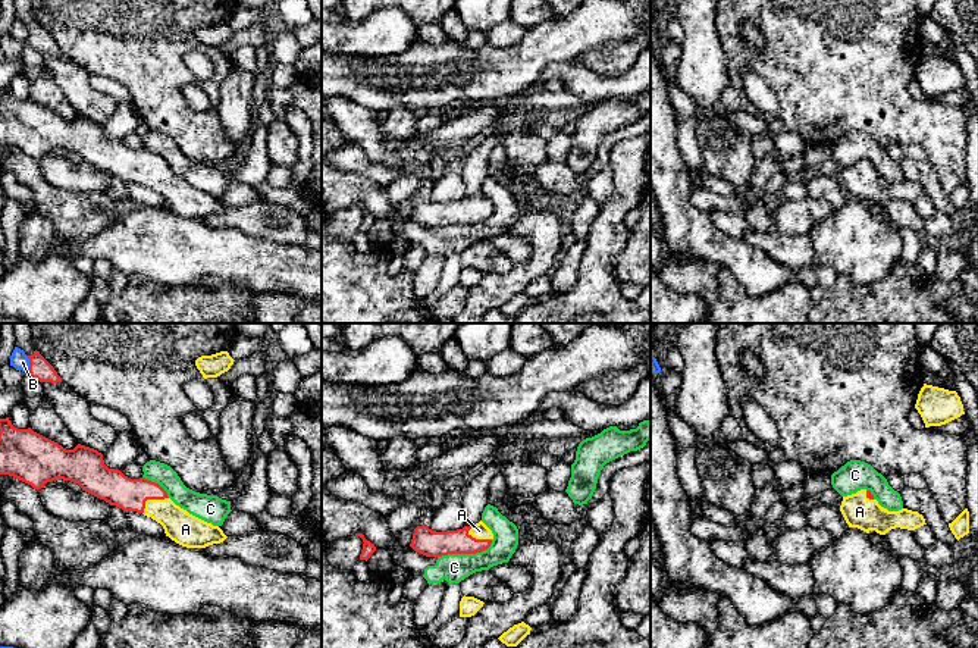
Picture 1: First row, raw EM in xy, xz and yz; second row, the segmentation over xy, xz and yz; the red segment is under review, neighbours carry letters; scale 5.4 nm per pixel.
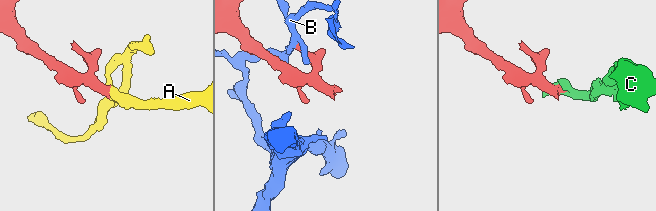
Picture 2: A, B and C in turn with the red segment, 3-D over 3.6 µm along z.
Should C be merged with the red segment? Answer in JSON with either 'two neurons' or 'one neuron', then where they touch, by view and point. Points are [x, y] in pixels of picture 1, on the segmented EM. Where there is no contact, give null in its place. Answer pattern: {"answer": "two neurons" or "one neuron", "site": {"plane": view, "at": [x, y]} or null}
{"answer": "two neurons", "site": {"plane": "xz", "at": [466, 553]}}

